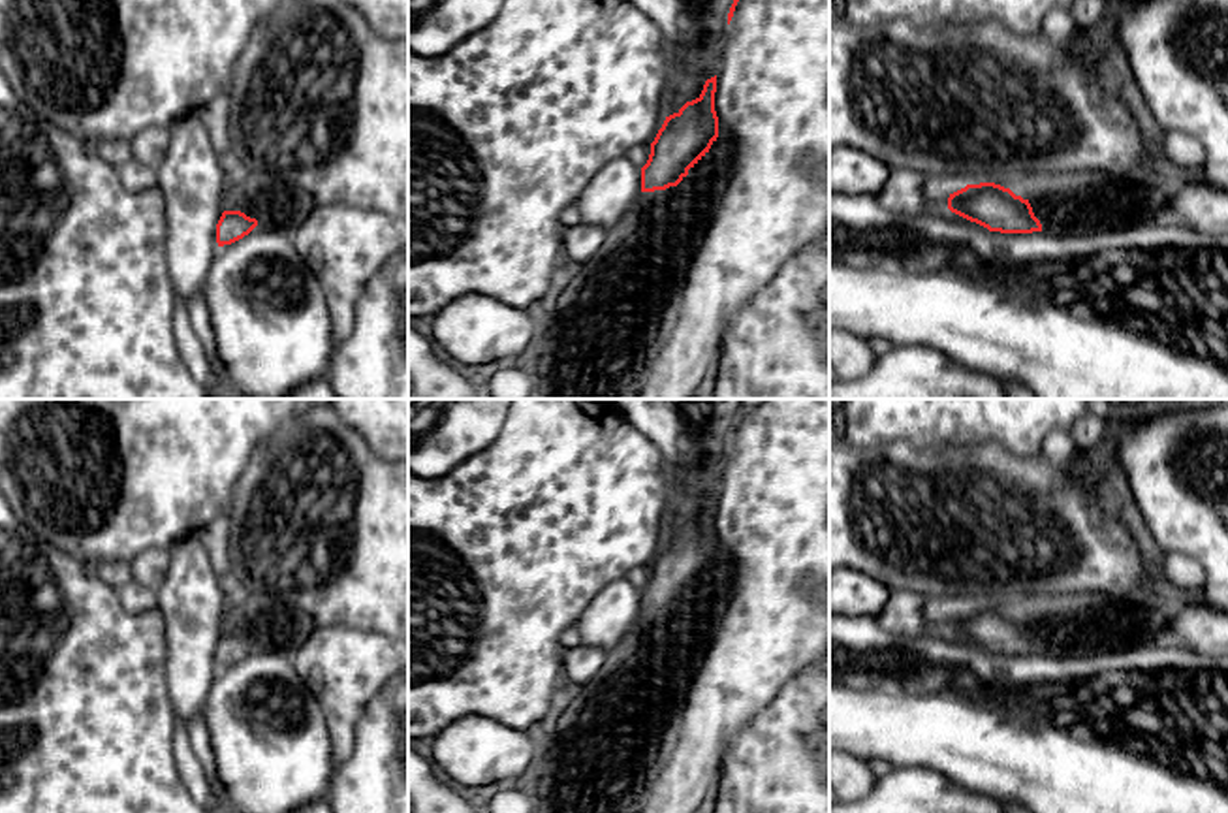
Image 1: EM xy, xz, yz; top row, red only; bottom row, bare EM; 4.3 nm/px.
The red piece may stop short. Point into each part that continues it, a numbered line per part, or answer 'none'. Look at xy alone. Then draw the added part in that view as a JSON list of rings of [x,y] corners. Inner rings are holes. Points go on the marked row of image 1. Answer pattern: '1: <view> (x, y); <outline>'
1: xy (252, 200); [[[233,181],[228,190],[224,211],[241,211],[256,218],[258,226],[269,228],[276,224],[276,216],[280,215],[280,192],[269,196],[265,184]]]

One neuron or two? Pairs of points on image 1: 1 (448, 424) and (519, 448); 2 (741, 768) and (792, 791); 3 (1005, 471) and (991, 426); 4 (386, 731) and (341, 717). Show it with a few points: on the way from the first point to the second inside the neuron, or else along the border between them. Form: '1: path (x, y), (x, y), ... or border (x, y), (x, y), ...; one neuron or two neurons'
1: border (506, 418), (501, 431), (486, 446), (457, 465); two neurons
2: path (755, 768), (779, 791); one neuron
3: border (952, 445), (1001, 443), (1018, 454), (1037, 456); two neurons
4: border (382, 685), (356, 725), (354, 751), (341, 763); two neurons

